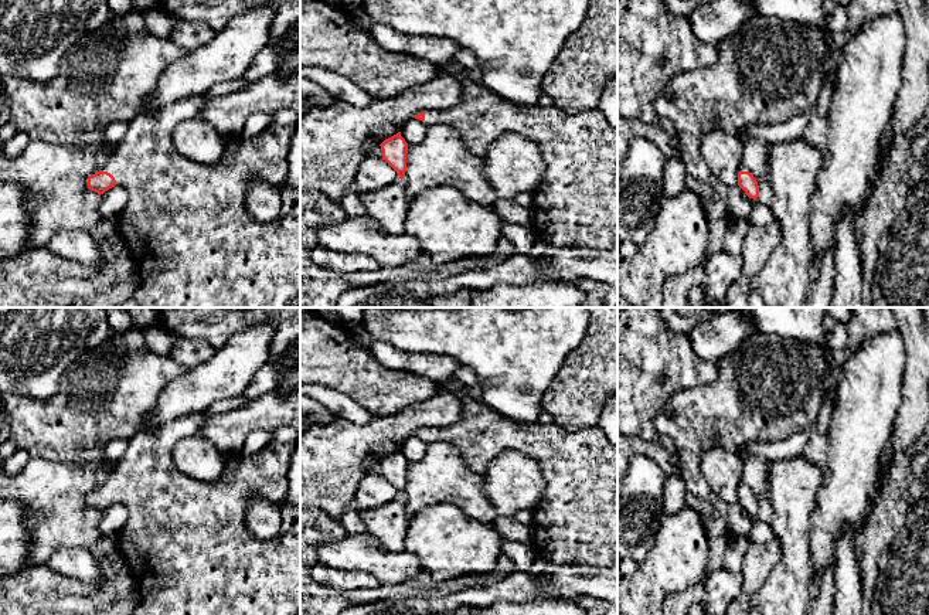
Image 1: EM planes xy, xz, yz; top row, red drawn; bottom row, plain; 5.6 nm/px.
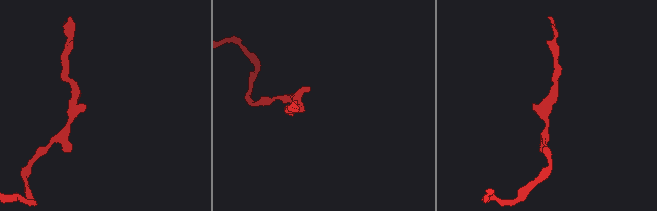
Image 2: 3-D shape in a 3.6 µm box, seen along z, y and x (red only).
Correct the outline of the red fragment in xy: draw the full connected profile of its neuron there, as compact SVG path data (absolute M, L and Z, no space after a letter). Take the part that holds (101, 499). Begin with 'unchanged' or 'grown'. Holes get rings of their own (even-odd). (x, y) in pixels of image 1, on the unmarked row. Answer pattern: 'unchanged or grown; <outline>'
grown; M194 414L173 419L166 425L142 428L136 435L127 439L127 449L123 458L118 462L116 468L112 470L106 483L101 489L88 495L88 506L99 513L115 503L123 504L127 510L127 520L116 534L116 548L135 577L139 602L133 609L133 615L300 615L300 520L289 531L280 531L269 540L252 537L245 529L245 502L252 495L261 495L273 503L285 504L290 456L297 441L297 429L292 427L282 427L276 429L268 446L251 456L238 455L232 459L227 459L220 479L214 482L203 482L183 475L176 468L173 461L173 448L183 438L198 436L207 419L208 418L203 414Z

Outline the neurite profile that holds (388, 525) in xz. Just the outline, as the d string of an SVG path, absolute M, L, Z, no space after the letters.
M401 497L375 509L360 510L358 514L365 524L367 533L378 544L395 553L405 550L409 517Z

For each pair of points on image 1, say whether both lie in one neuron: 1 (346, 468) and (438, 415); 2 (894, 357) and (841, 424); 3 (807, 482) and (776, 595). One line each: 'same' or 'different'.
1: same
2: same
3: same

